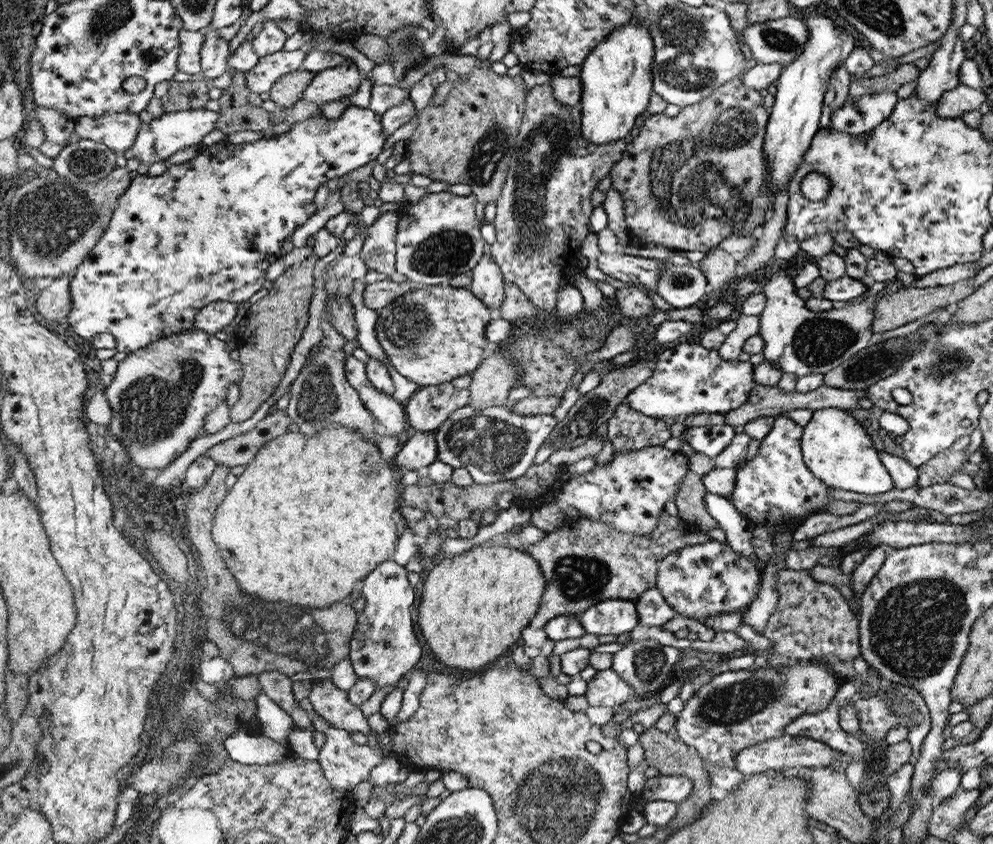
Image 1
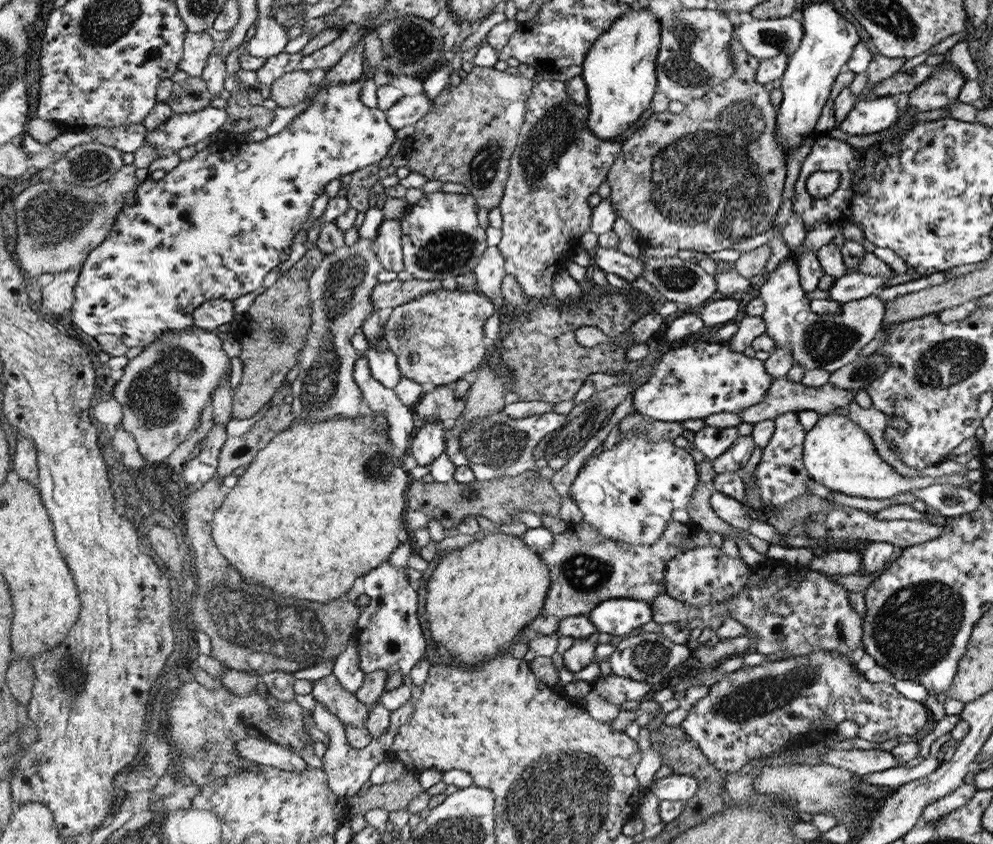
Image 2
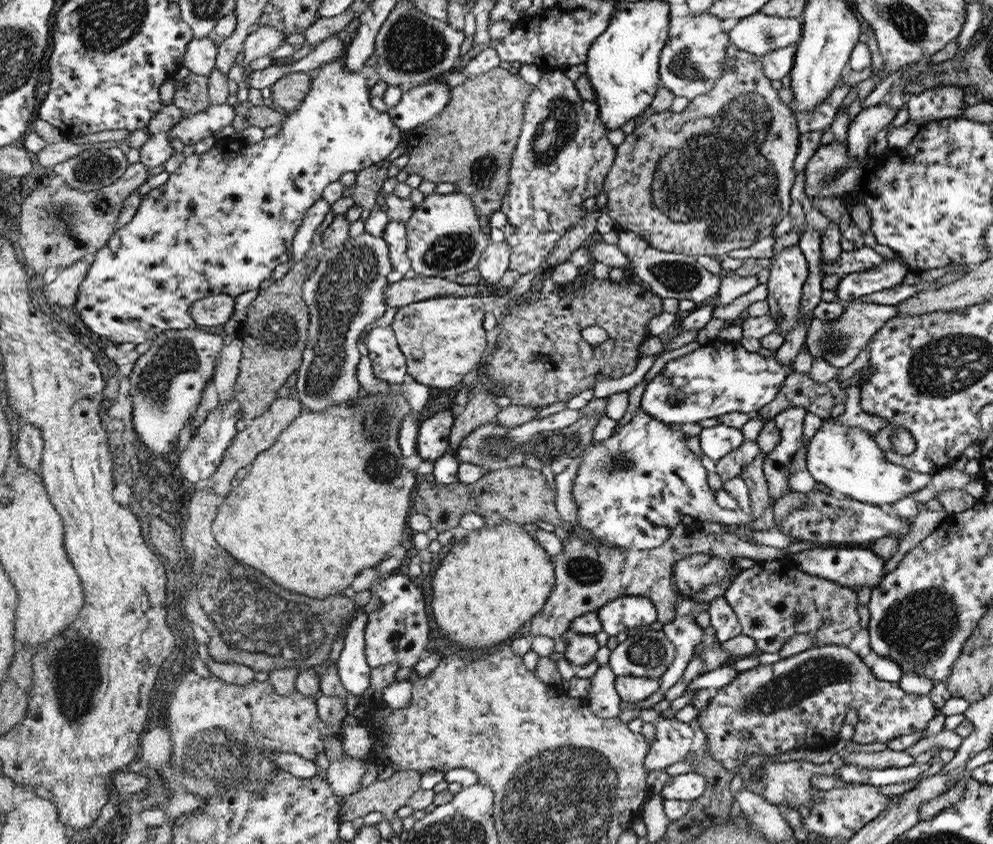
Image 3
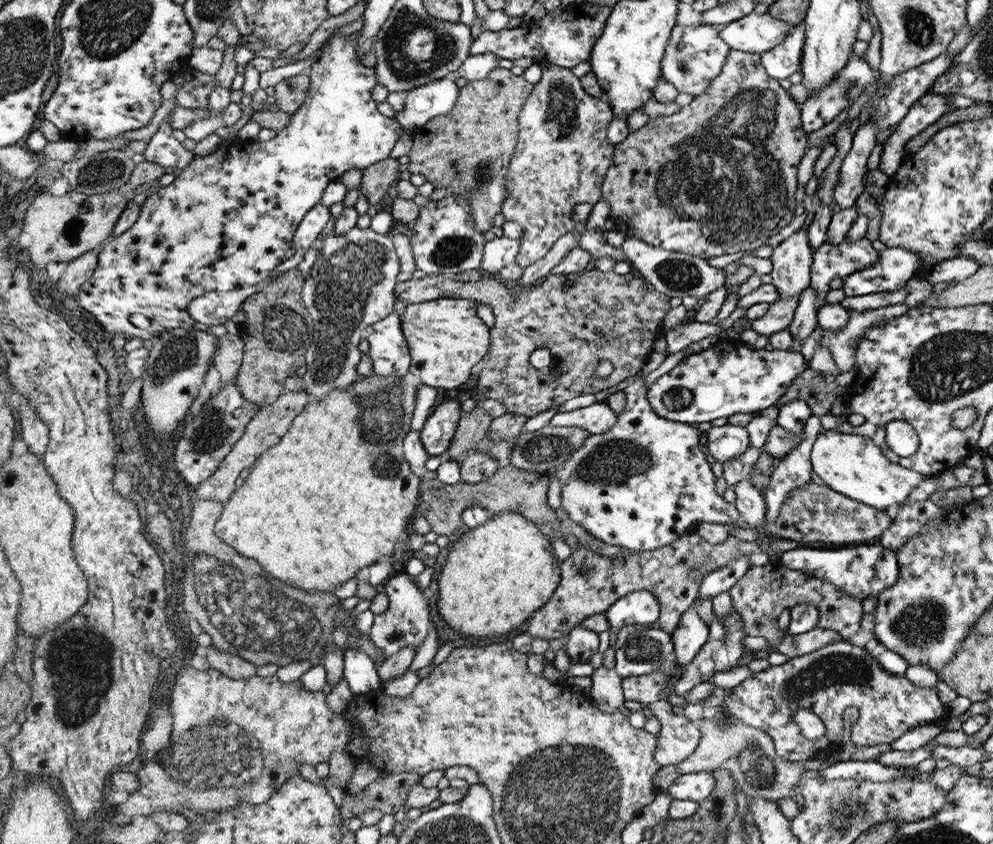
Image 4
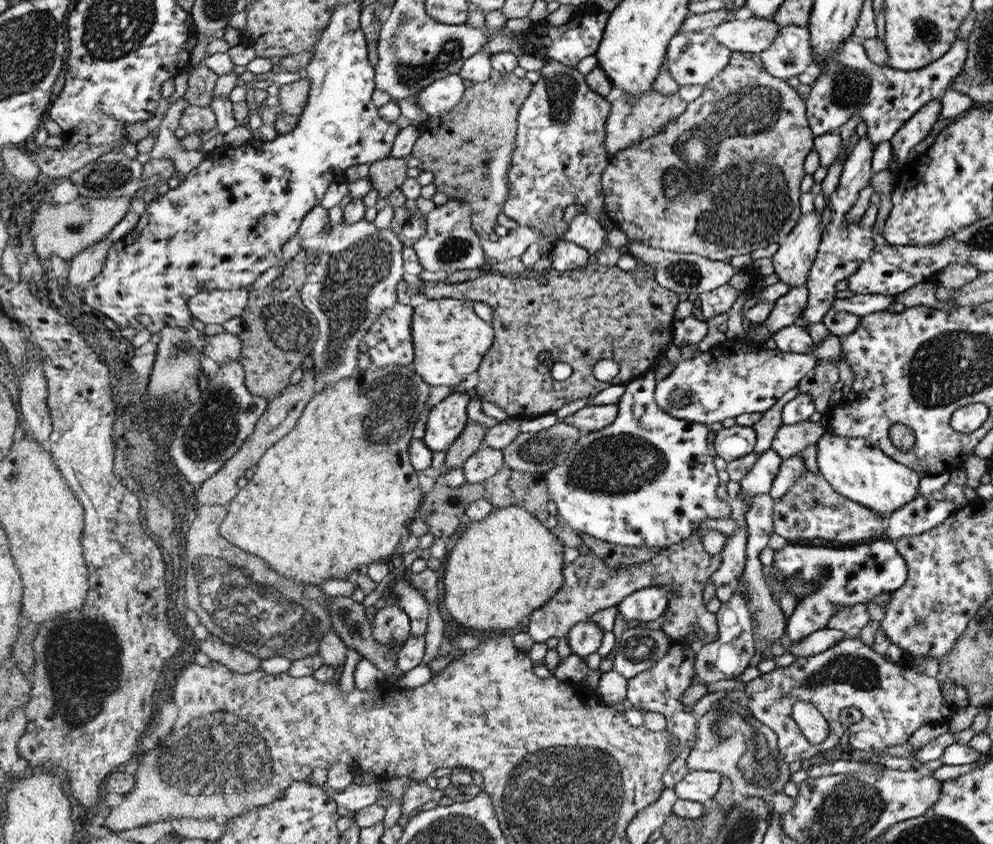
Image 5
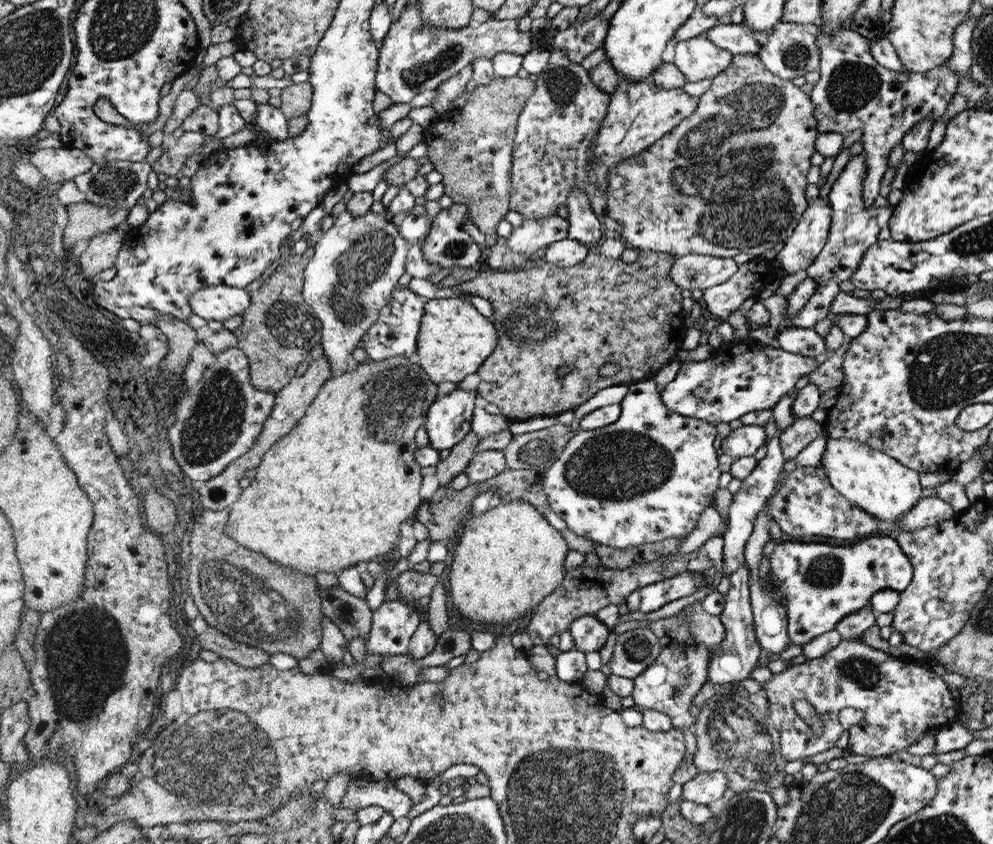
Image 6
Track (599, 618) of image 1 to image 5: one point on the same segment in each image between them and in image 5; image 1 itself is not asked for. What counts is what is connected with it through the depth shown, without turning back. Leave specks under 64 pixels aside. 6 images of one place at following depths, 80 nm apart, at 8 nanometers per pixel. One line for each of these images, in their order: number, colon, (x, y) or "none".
2: (615, 616)
3: (629, 612)
4: (641, 607)
5: (646, 604)

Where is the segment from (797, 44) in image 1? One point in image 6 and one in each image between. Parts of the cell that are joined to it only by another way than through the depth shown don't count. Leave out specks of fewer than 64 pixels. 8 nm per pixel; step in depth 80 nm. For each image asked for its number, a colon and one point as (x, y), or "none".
2: (765, 38)
3: (758, 34)
4: (756, 33)
5: (754, 35)
6: (739, 39)

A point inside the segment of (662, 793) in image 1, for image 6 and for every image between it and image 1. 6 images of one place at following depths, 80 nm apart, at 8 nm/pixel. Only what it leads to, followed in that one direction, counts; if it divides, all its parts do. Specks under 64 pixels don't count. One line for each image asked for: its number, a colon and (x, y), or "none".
2: (680, 787)
3: (690, 786)
4: (696, 786)
5: (698, 786)
6: (706, 787)

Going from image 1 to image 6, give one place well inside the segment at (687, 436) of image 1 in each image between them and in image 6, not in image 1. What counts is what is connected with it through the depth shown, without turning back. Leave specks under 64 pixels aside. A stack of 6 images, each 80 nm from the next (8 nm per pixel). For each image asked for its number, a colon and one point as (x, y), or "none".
2: (710, 441)
3: (715, 442)
4: (724, 442)
5: (731, 443)
6: (744, 441)

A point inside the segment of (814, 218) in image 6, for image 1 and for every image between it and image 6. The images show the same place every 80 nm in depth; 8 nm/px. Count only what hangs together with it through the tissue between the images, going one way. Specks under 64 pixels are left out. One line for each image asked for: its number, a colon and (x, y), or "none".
1: (800, 341)
2: (816, 341)
3: (789, 270)
4: (792, 260)
5: (792, 262)

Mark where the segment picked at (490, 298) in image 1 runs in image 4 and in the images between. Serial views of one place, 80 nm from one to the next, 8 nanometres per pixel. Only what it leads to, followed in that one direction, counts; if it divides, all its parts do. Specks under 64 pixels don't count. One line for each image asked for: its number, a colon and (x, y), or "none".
2: (490, 272)
3: (496, 259)
4: (500, 251)

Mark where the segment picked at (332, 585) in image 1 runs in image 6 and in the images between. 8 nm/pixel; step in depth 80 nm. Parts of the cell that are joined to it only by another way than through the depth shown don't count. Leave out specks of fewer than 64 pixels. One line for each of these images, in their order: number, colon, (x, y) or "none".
2: (321, 505)
3: (330, 497)
4: (336, 493)
5: (332, 496)
6: (331, 494)

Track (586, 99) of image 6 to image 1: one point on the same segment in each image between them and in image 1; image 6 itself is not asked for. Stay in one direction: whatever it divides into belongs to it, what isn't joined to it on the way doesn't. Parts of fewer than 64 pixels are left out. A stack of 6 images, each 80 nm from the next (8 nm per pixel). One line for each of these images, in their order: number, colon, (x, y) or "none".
1: (543, 214)
2: (559, 162)
3: (563, 156)
4: (563, 155)
5: (560, 155)

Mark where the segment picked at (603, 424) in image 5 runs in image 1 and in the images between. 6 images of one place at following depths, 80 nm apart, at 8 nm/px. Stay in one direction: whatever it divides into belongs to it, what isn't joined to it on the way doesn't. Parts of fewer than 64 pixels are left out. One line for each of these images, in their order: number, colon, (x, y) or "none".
1: (496, 443)
2: (497, 445)
3: (493, 446)
4: (597, 418)

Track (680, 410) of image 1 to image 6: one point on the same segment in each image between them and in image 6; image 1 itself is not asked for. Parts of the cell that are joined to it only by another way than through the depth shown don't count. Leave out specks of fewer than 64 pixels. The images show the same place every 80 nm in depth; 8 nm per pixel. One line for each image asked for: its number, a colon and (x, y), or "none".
2: (695, 380)
3: (719, 378)
4: (726, 379)
5: (747, 377)
6: (736, 380)

